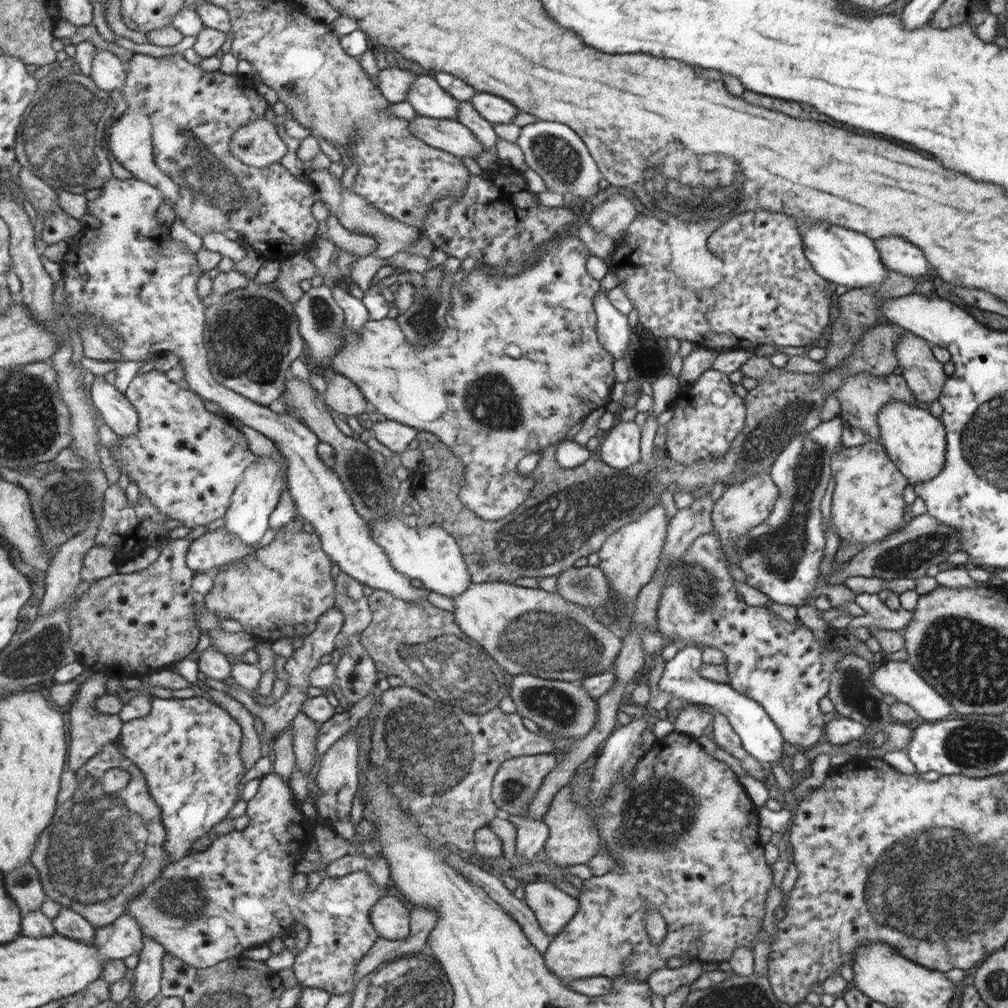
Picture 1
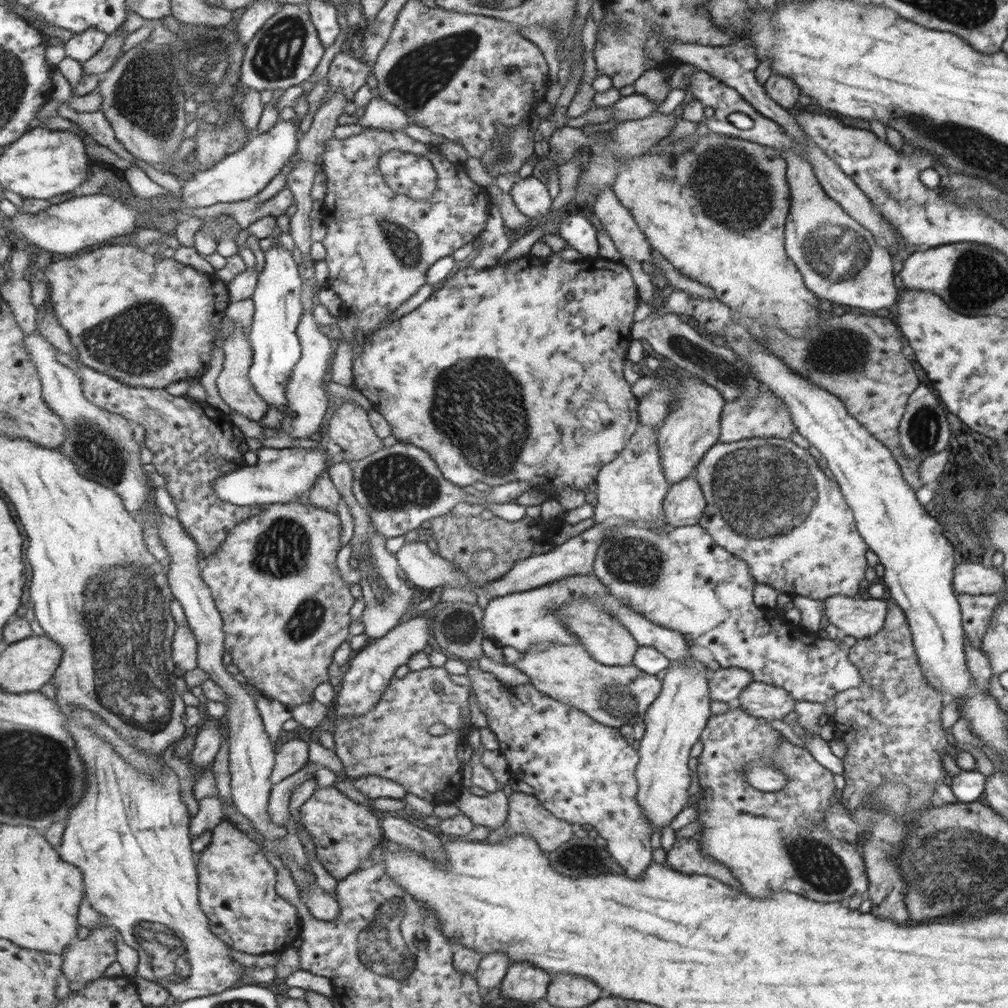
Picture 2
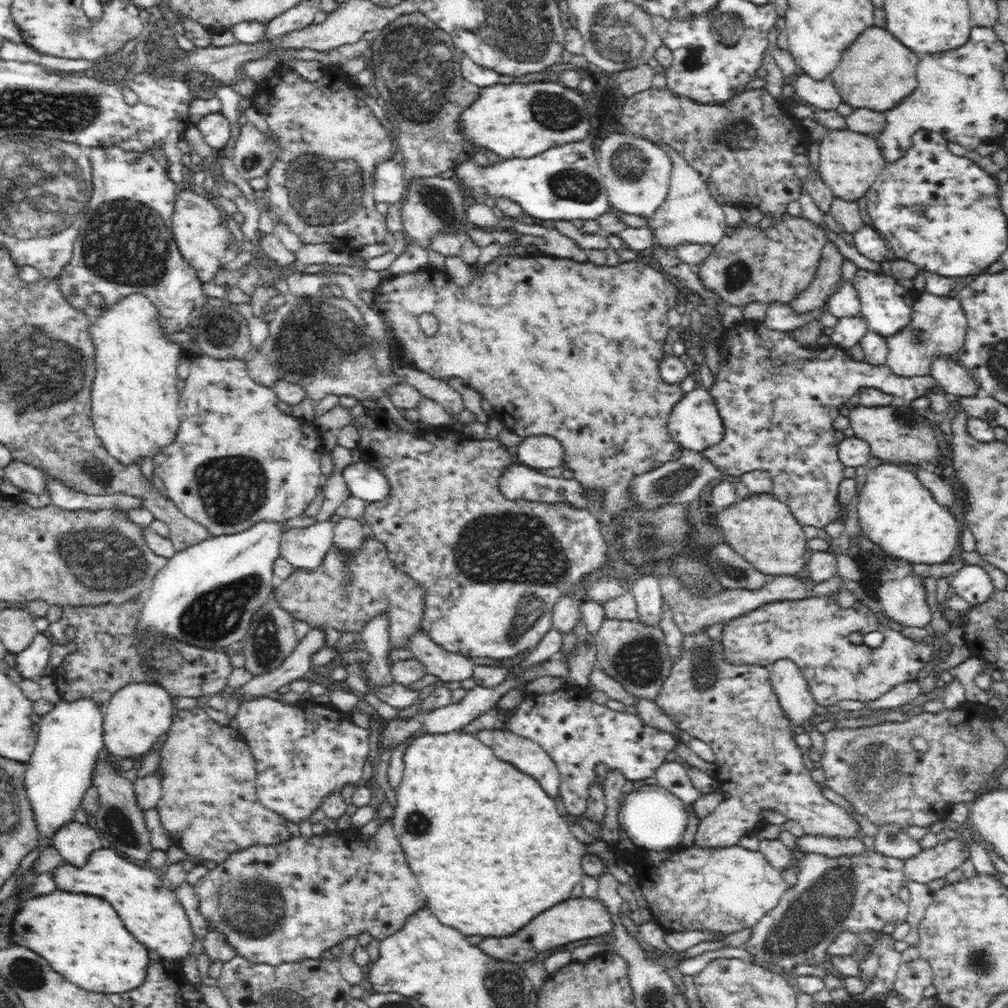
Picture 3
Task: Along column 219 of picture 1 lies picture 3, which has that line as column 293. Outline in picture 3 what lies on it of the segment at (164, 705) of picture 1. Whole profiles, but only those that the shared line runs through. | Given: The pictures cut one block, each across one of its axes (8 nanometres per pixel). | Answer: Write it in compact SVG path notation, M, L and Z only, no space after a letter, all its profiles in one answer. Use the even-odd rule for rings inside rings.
M275 696L244 697L239 701L237 714L238 725L243 740L249 747L255 760L257 771L257 797L260 802L282 818L300 824L312 816L329 799L348 784L359 786L364 782L365 760L370 752L370 732L368 728L360 728L348 718L347 714L336 712L336 728L326 722L334 722L334 710L324 706L288 706Z

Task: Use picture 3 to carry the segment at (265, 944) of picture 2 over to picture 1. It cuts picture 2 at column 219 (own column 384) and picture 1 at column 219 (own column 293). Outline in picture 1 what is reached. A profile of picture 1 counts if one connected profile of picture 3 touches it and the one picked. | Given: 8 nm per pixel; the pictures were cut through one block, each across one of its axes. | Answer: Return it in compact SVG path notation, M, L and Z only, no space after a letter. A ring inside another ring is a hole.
M276 773L264 776L261 779L260 788L257 790L256 795L248 801L246 814L249 816L250 821L245 829L239 831L232 830L223 836L219 836L218 839L214 840L213 845L206 852L187 855L187 857L181 859L181 861L177 863L167 864L157 879L155 879L155 881L150 885L147 885L147 888L145 888L145 890L135 898L135 900L129 902L126 912L129 912L135 920L139 920L144 936L151 936L153 940L157 940L157 942L165 946L168 954L179 957L181 960L186 961L187 964L200 969L214 967L216 964L222 963L224 960L242 956L243 952L251 947L269 944L273 939L285 938L285 936L291 933L291 931L294 931L297 924L301 924L306 928L307 932L309 932L309 943L300 951L293 968L296 978L299 981L299 985L303 988L323 988L335 996L354 994L355 986L359 979L355 977L355 964L361 960L361 956L371 948L371 945L378 937L374 926L369 920L369 911L371 911L370 905L377 902L379 897L389 894L389 891L387 890L387 886L379 886L379 884L375 884L375 882L369 878L369 874L363 871L351 872L351 874L341 876L341 882L339 882L339 884L341 884L343 888L341 888L341 894L337 894L337 898L339 898L339 900L337 900L337 902L339 902L339 906L337 906L337 904L325 904L325 902L319 898L321 888L323 888L323 892L325 892L325 894L329 892L329 890L327 890L327 880L329 880L329 878L321 879L320 883L313 891L311 891L311 893L292 890L291 878L293 878L293 874L295 874L295 863L299 863L299 861L303 859L303 856L306 853L305 849L309 843L315 839L315 822L311 821L307 816L304 816L302 812L303 805L296 806L293 797L293 790L288 785L289 784L287 784L287 782Z

